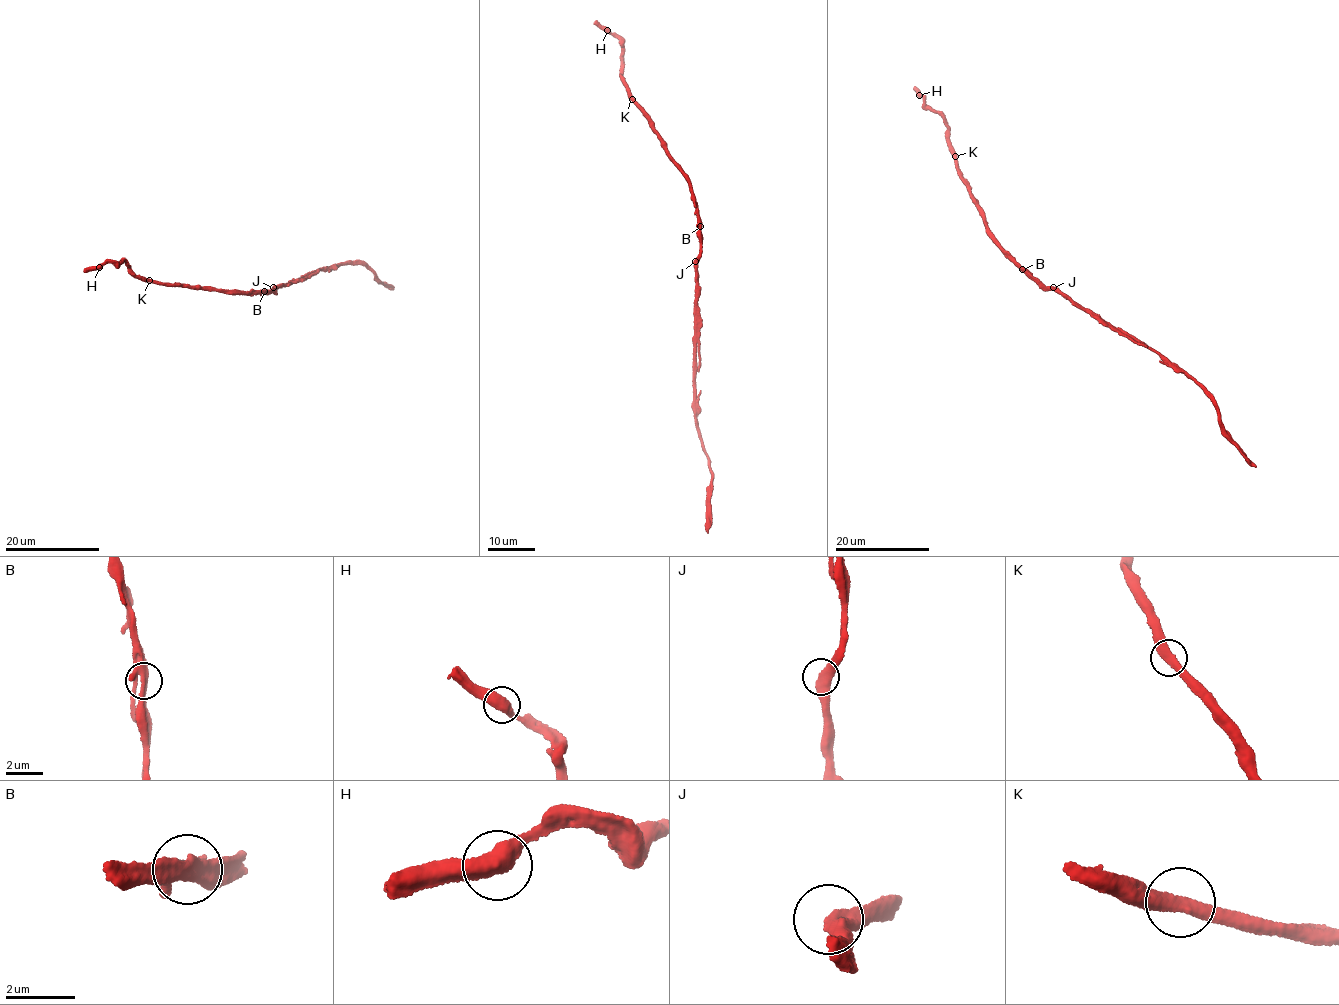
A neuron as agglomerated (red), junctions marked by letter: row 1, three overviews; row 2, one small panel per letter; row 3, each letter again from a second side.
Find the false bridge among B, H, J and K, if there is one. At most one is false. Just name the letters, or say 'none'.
none

